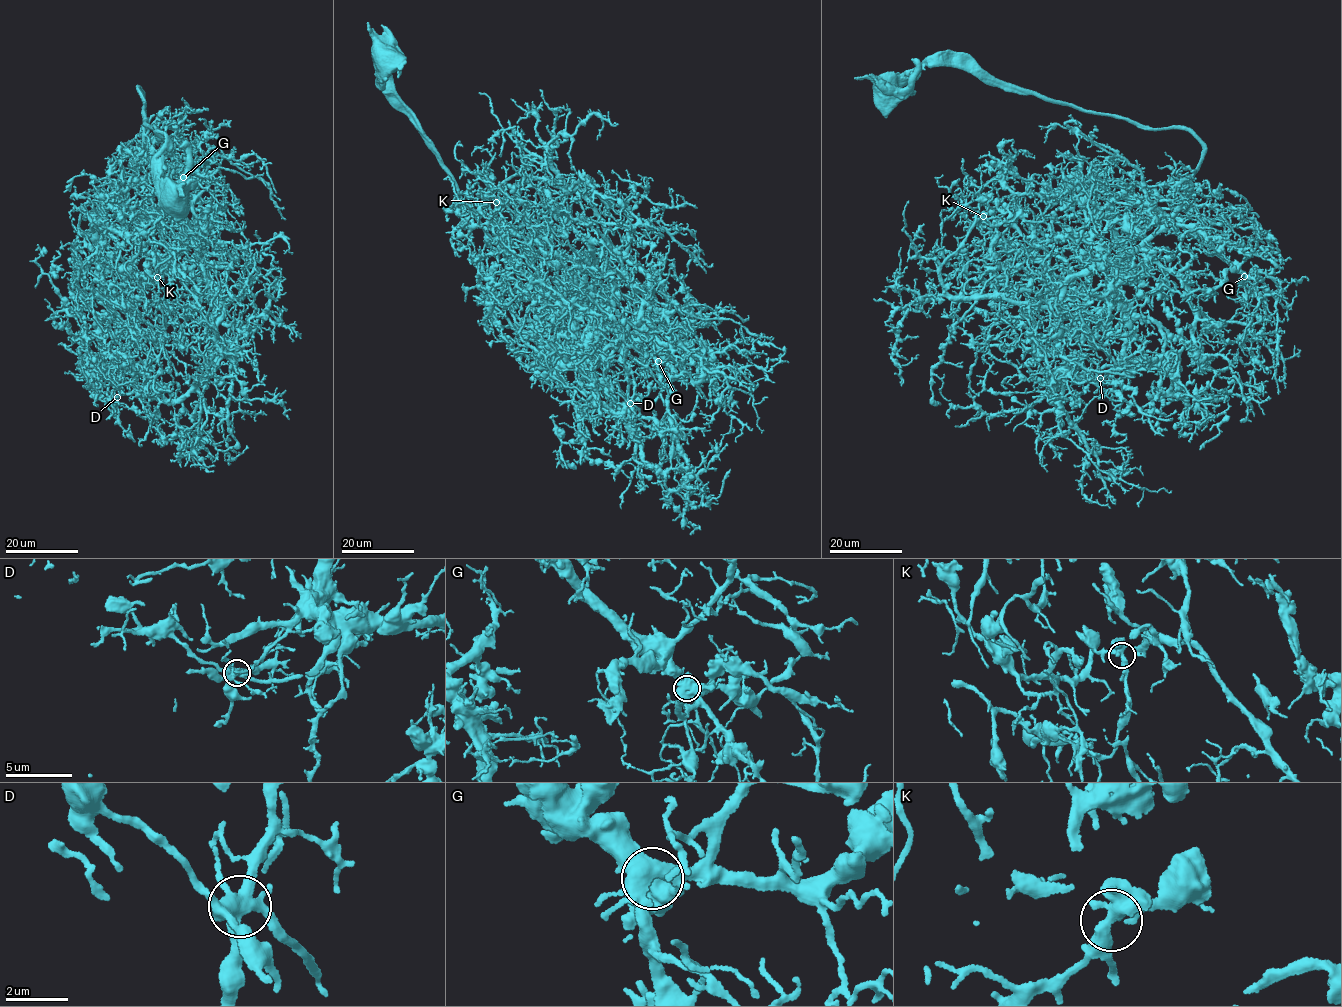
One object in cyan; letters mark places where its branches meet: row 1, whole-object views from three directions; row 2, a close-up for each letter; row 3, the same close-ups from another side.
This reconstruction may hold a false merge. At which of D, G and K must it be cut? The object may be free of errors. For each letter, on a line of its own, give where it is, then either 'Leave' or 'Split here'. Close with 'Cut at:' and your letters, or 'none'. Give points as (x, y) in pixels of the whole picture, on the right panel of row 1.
D: Place: (1100, 378). Leave
G: Place: (1244, 276). Leave
K: Place: (983, 216). Leave
Cut at: none

